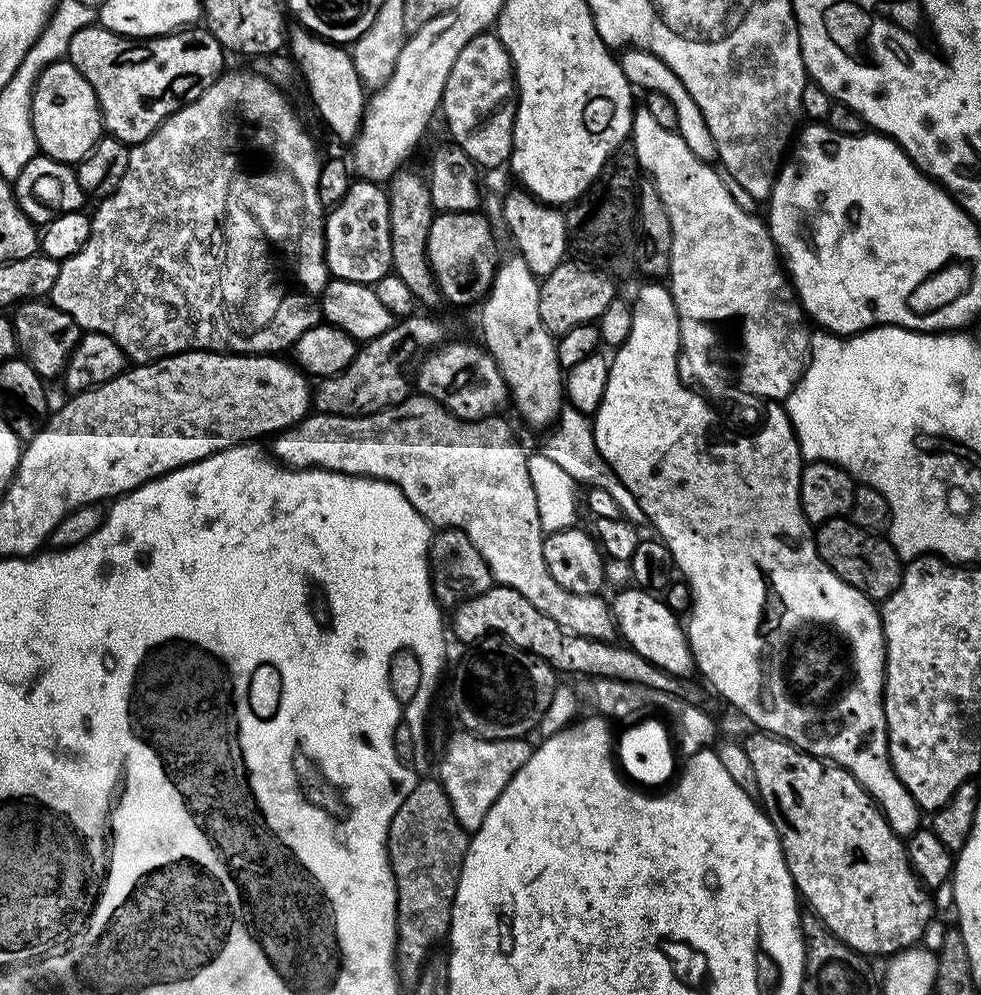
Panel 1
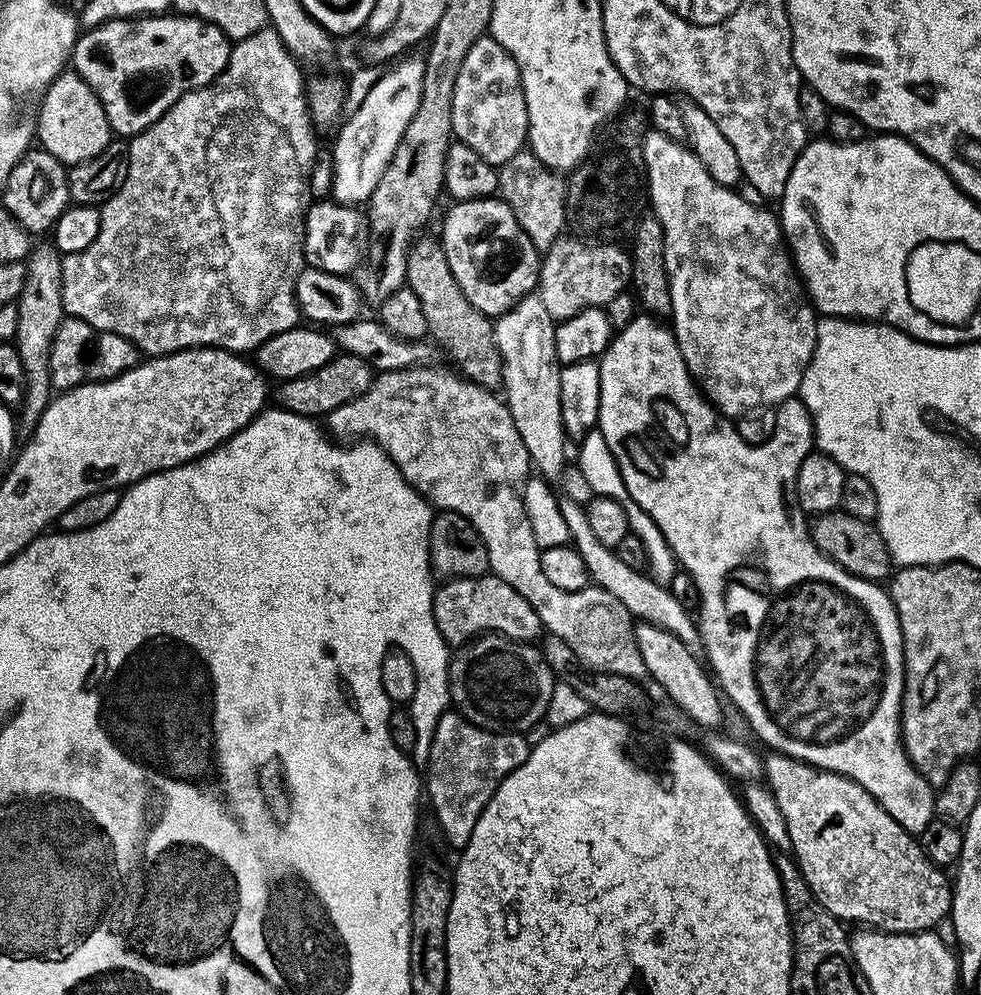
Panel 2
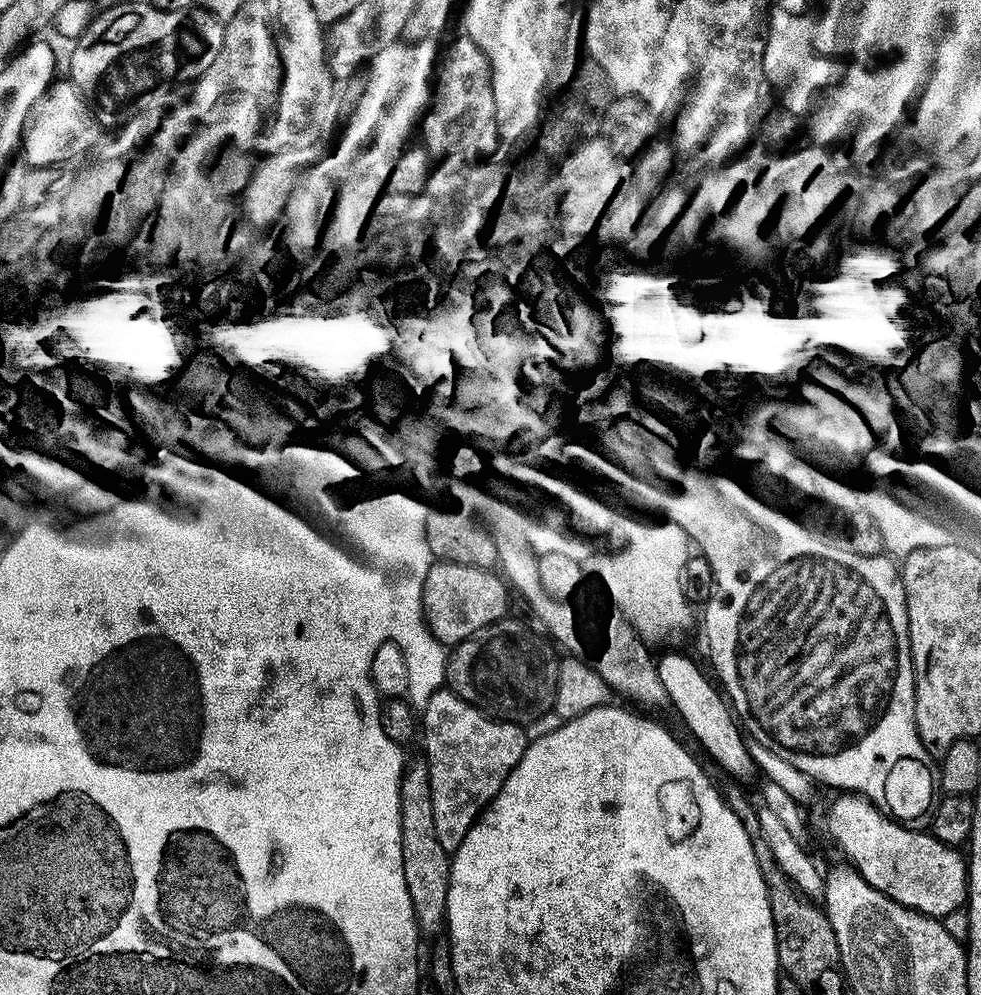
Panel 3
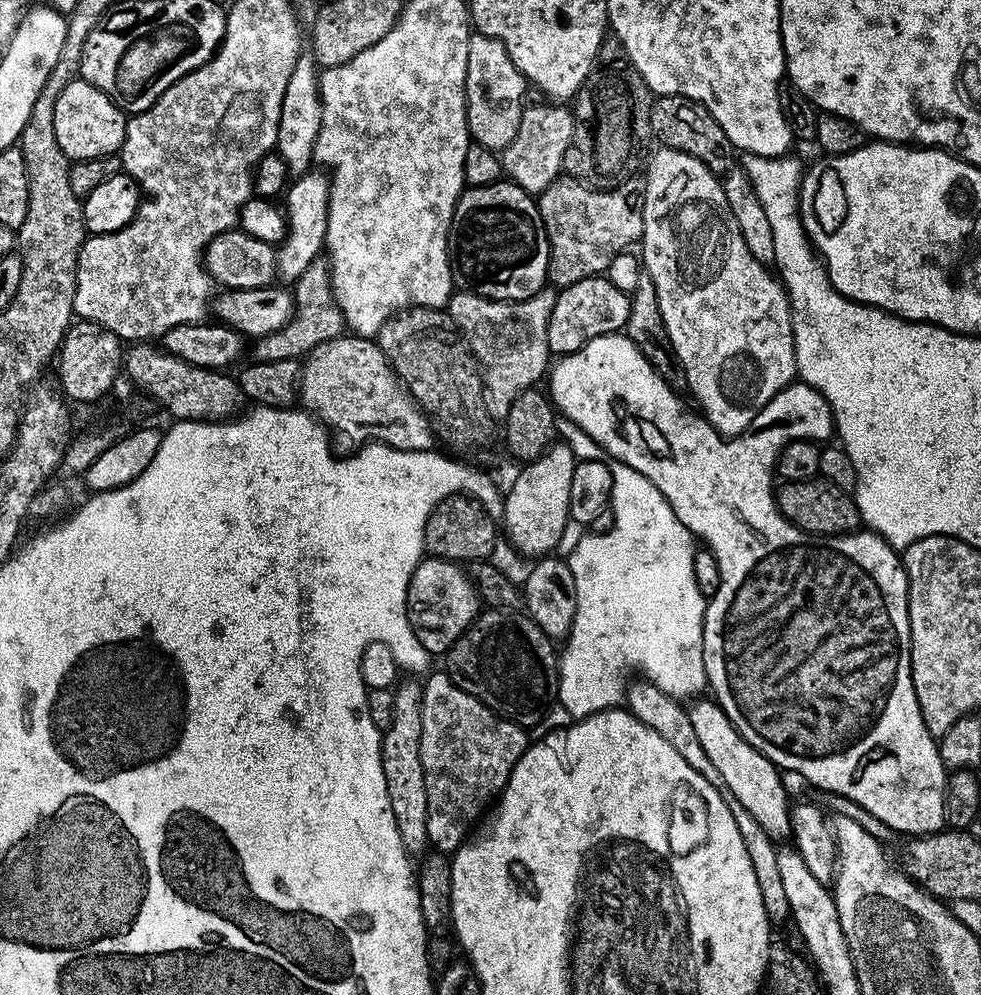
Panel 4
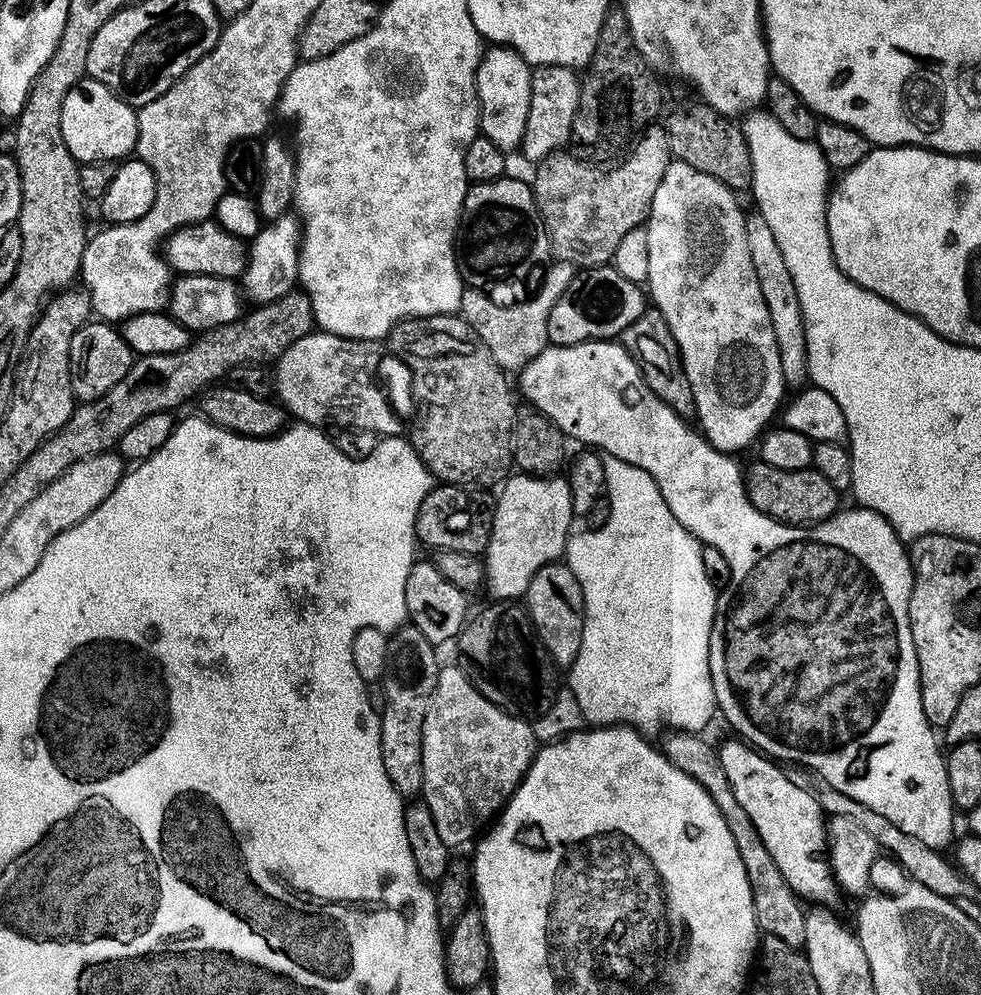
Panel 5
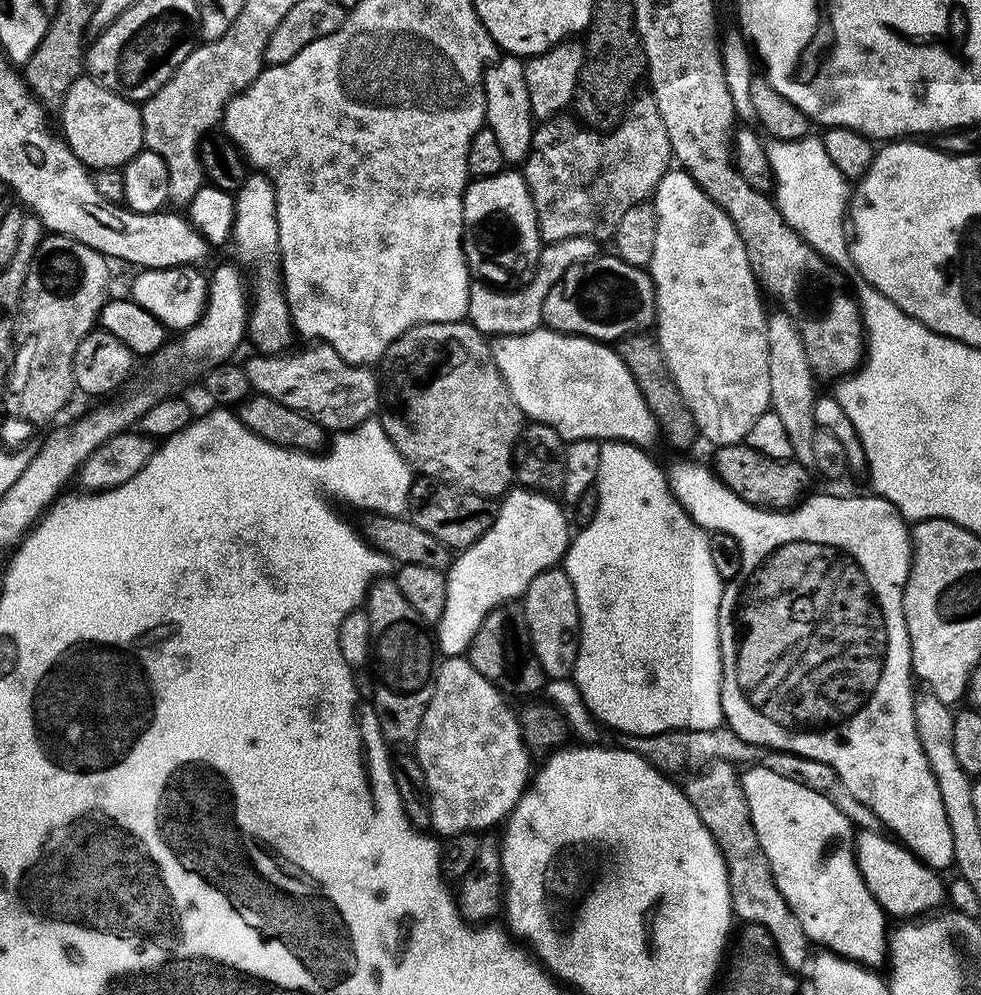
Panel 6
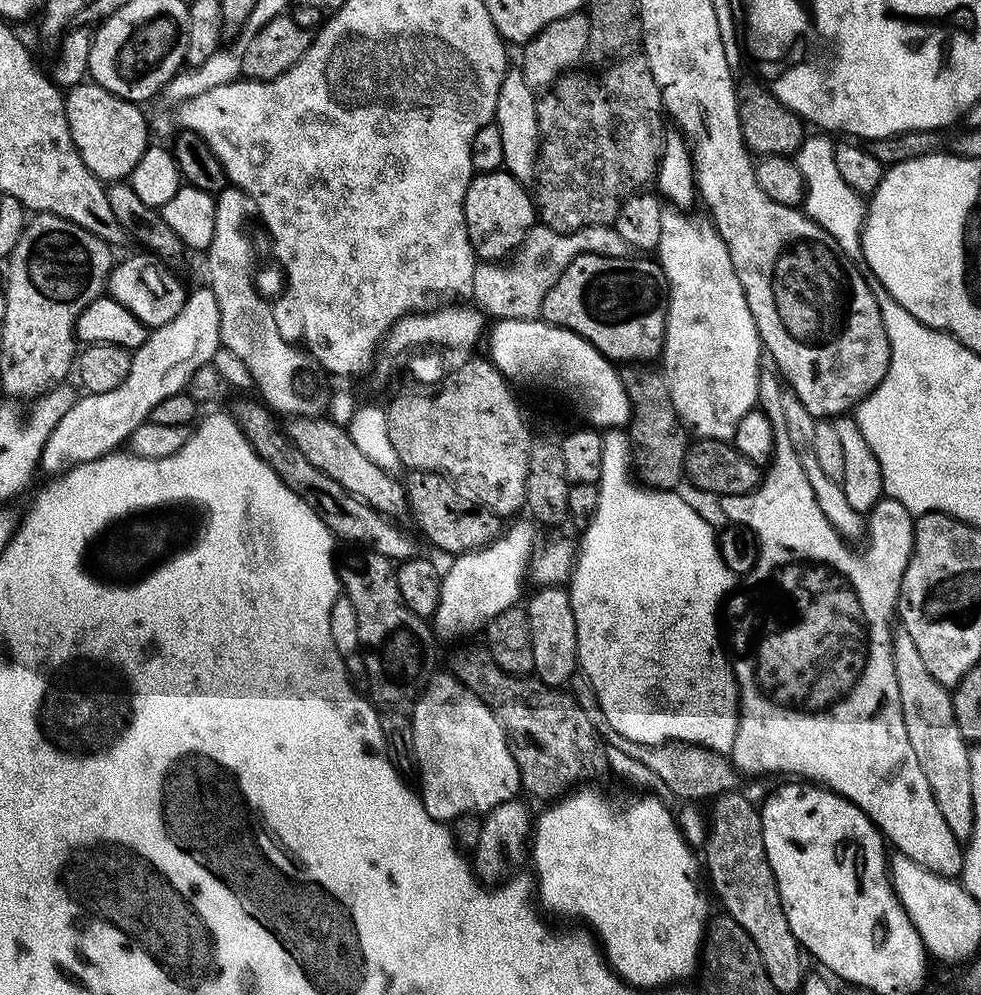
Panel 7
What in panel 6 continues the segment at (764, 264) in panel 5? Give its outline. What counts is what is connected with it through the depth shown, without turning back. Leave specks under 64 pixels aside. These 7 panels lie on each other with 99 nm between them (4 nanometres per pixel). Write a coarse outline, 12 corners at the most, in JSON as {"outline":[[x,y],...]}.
{"outline":[[768,316],[770,410],[814,469],[818,391],[799,327]]}

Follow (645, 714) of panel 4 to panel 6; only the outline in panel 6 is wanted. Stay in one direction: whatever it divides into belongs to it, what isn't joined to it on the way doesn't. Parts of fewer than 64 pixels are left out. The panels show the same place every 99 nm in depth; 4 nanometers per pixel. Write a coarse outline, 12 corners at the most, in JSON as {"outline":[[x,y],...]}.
{"outline":[[737,769],[684,784],[727,864],[733,913],[762,925],[788,969],[810,941],[777,888]]}

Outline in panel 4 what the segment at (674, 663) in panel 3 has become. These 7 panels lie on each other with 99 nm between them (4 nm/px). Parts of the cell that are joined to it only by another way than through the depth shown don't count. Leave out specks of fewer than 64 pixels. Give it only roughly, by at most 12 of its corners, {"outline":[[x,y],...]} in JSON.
{"outline":[[715,699],[687,709],[730,791],[771,838],[789,835],[781,773]]}

